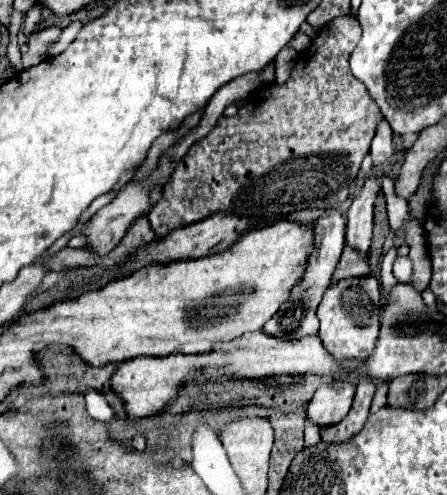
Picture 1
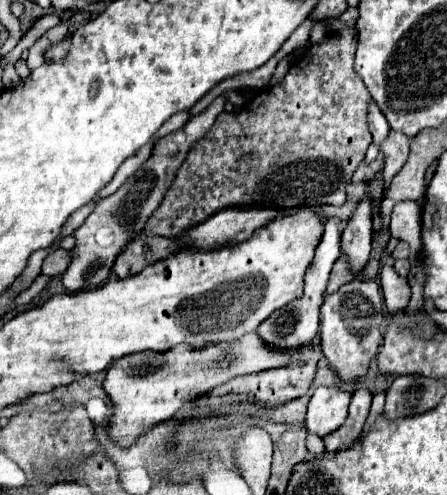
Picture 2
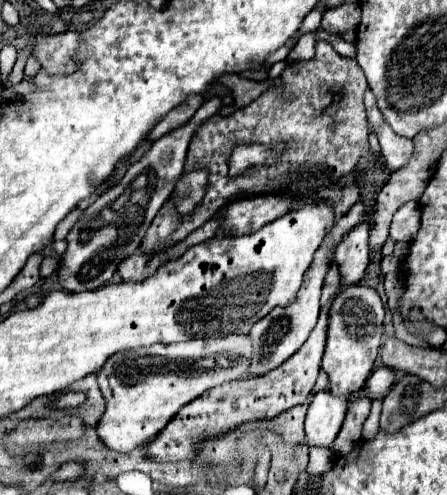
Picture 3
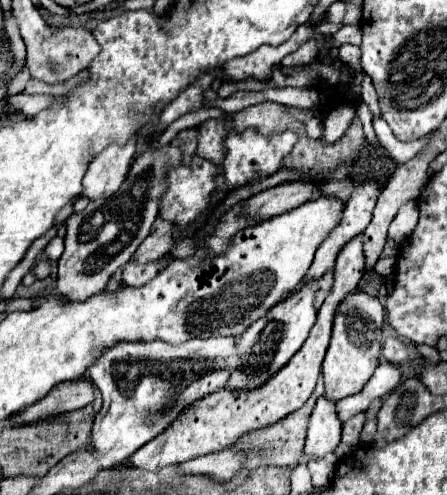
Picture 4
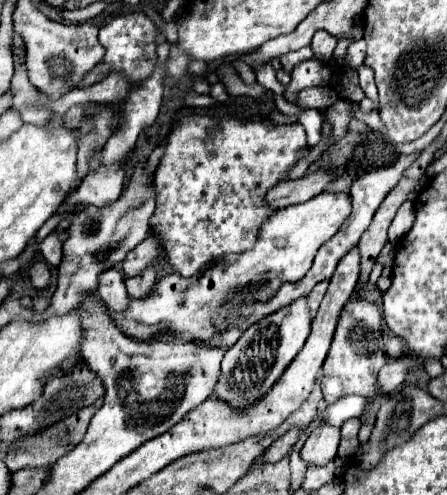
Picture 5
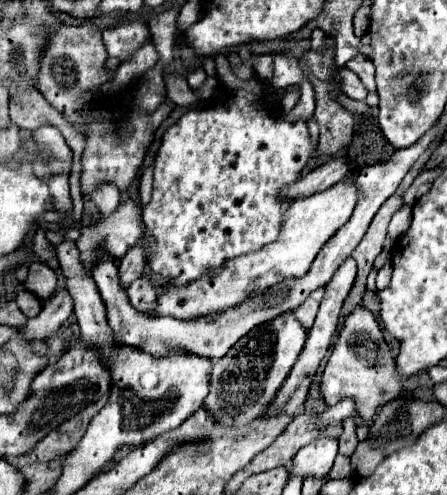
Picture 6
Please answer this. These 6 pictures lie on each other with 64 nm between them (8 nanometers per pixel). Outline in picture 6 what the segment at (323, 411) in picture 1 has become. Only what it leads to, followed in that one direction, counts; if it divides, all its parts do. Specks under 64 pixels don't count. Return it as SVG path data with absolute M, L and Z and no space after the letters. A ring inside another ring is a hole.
M326 436L316 438L296 452L290 476L294 476L294 474L300 474L300 476L328 474L334 464L336 454L338 454L338 440L332 440Z

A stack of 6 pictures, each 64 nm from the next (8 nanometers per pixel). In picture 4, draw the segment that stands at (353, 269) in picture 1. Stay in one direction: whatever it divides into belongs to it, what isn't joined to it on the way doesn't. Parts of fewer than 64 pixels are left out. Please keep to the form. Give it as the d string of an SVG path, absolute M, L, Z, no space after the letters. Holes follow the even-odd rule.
M328 270L320 280L318 280L318 292L316 292L316 308L320 308L322 306L322 302L324 302L324 298L328 296L328 292L330 292L330 288L332 288L332 284L334 284L334 272L332 270Z

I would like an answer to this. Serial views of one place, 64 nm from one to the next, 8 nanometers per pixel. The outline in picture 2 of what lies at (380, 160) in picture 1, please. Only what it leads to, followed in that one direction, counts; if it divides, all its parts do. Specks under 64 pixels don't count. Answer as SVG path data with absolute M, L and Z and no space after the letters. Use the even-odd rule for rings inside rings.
M372 102L372 106L370 106L368 124L370 124L370 132L372 132L372 136L374 136L374 144L380 148L382 142L386 140L388 132L390 132L390 126L388 126L384 114L380 112L380 108L378 108L374 102Z

